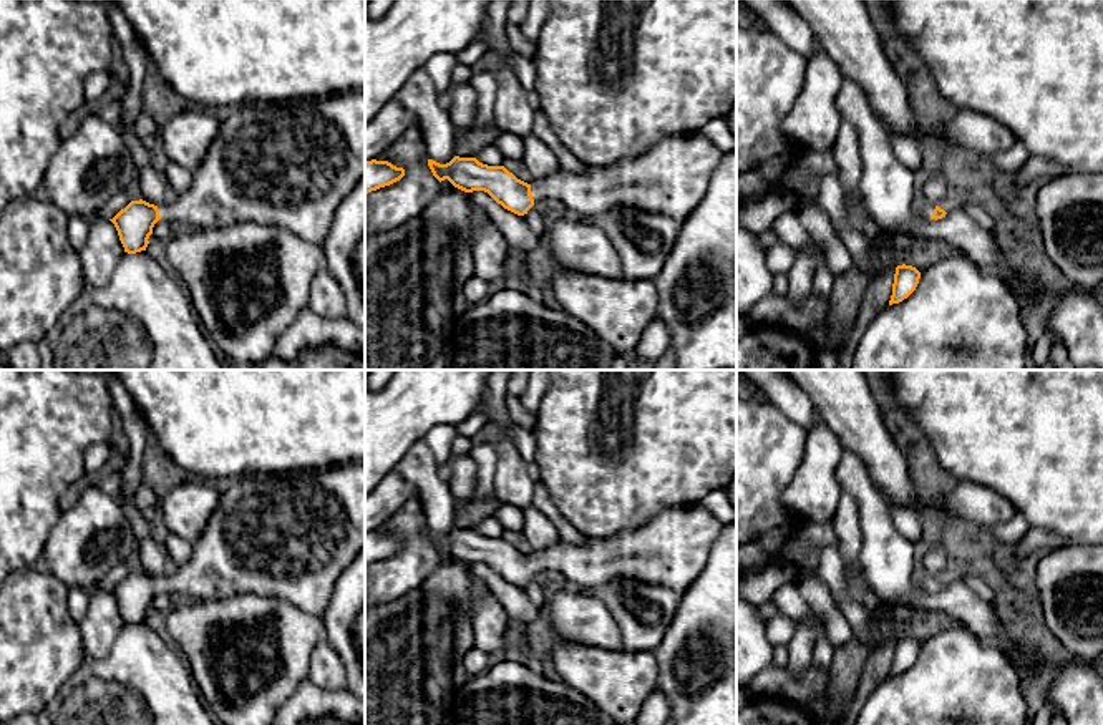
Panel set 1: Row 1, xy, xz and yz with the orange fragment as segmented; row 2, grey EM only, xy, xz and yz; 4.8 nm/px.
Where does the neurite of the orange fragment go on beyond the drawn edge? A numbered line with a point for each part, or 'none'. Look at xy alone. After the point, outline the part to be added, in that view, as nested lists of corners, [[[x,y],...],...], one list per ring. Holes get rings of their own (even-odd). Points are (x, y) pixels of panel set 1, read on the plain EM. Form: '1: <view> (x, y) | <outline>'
1: xy (289, 535) | [[[365,461],[323,470],[259,473],[231,479],[207,519],[191,557],[172,574],[158,577],[159,589],[184,594],[191,601],[229,599],[239,594],[282,597],[318,619],[330,602],[342,571],[365,547]]]

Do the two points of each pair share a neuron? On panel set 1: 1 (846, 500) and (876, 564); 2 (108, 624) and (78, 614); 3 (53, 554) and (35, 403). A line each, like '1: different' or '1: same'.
1: different
2: different
3: different

